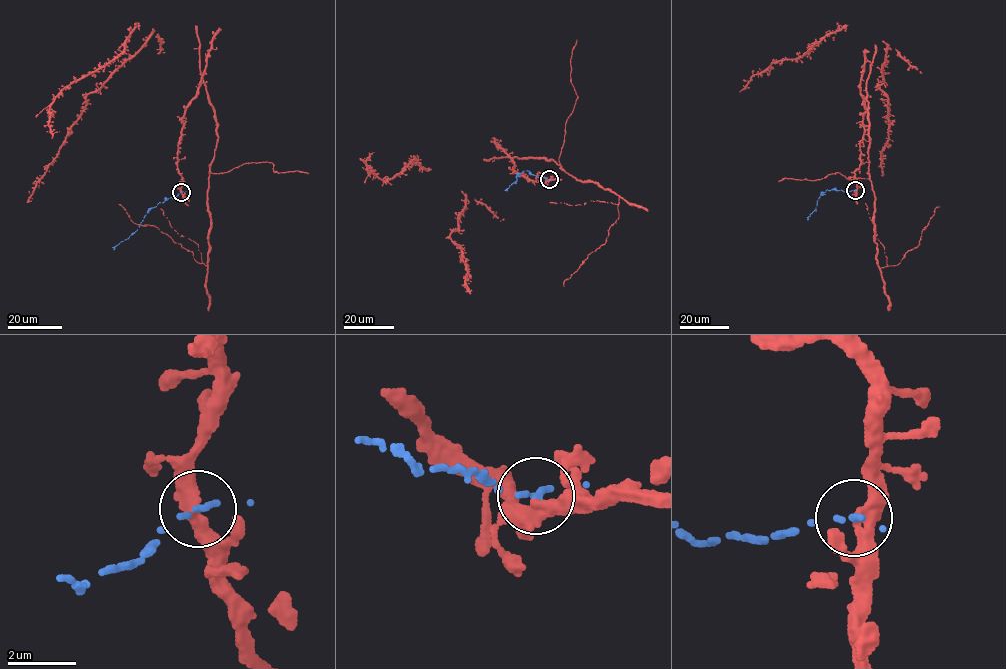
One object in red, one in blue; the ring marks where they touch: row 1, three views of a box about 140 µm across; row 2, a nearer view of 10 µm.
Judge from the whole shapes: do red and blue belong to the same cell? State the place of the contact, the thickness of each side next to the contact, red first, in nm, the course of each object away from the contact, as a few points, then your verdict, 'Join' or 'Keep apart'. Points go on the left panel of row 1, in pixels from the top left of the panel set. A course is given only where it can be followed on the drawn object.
Place: (181, 192). Thickness 380 nm (red) against 190 nm. Course of red: (181, 192), (179, 138), (201, 76), (217, 124), (207, 266), (154, 225), (135, 223), (118, 204). Course of blue: (181, 192), (151, 208), (136, 230), (114, 250). Keep apart

